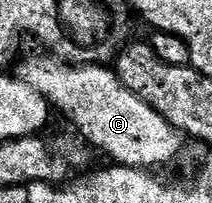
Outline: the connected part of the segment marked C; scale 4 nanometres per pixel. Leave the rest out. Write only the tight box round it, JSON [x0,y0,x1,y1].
[18,53,185,169]

